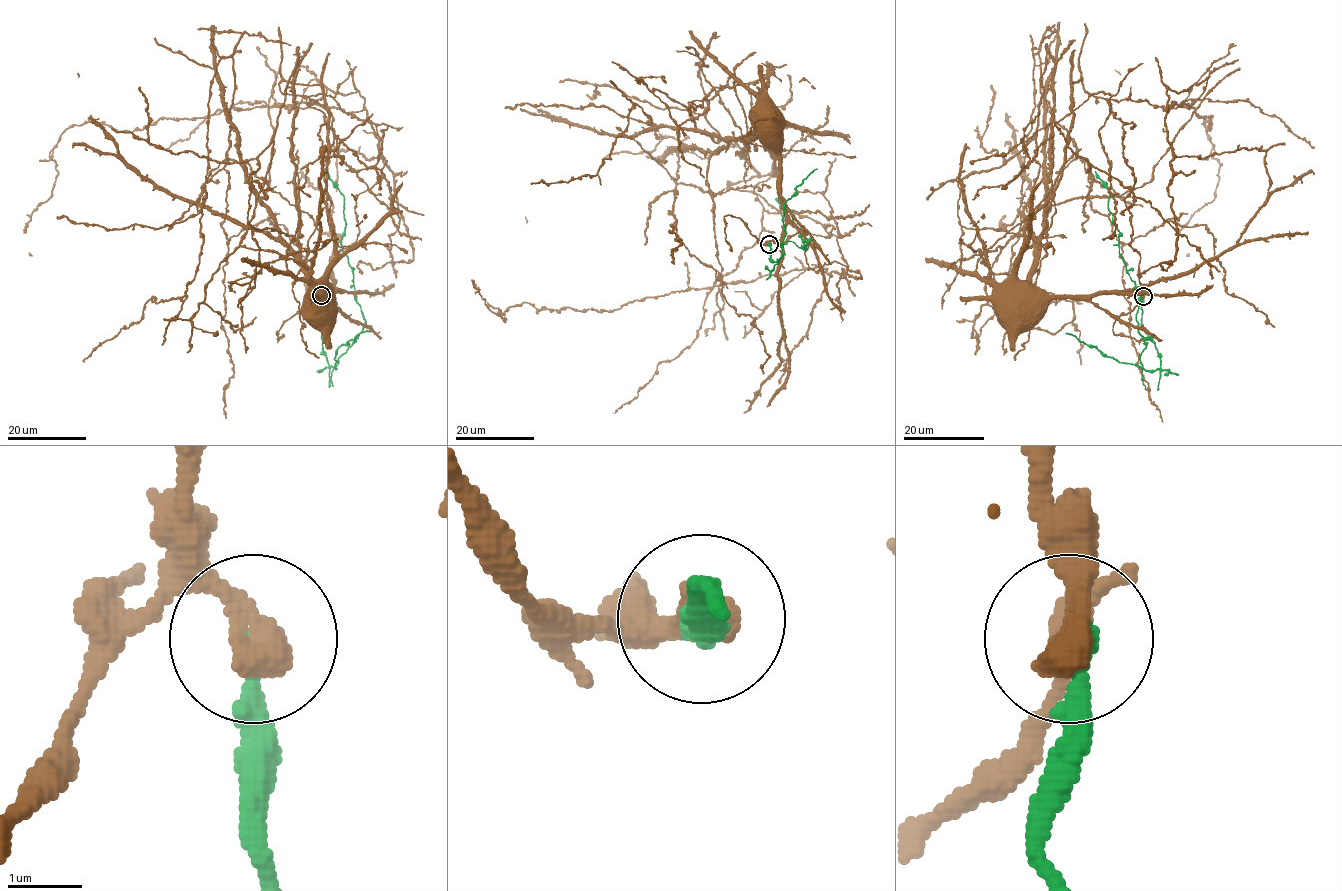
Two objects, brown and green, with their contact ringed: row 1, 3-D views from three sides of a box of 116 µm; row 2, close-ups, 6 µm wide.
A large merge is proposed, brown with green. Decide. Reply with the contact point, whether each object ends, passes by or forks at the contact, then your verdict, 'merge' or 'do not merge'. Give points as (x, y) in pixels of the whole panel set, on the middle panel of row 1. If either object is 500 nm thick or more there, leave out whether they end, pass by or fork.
at (769, 244); brown ends there; green ends there; do not merge

